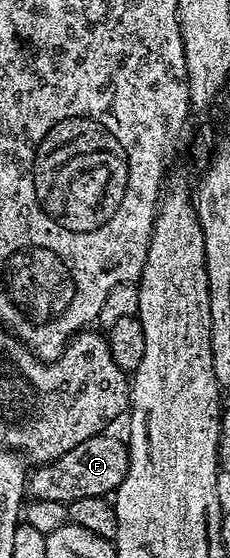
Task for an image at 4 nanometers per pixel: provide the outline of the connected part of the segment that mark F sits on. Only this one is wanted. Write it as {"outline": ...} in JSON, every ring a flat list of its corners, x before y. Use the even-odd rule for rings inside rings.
{"outline":[[107,433,91,436,86,442,74,446,60,458,54,458,49,464,39,465,28,477,26,492,32,500,46,502,78,501,80,498,107,497,115,493,126,476,129,468,128,448,125,441]]}

